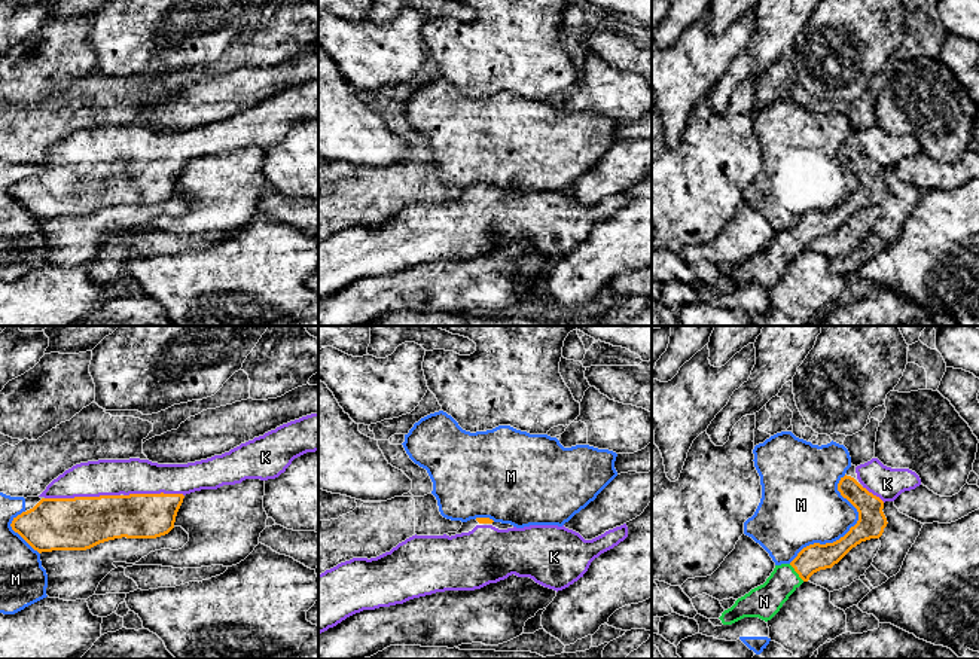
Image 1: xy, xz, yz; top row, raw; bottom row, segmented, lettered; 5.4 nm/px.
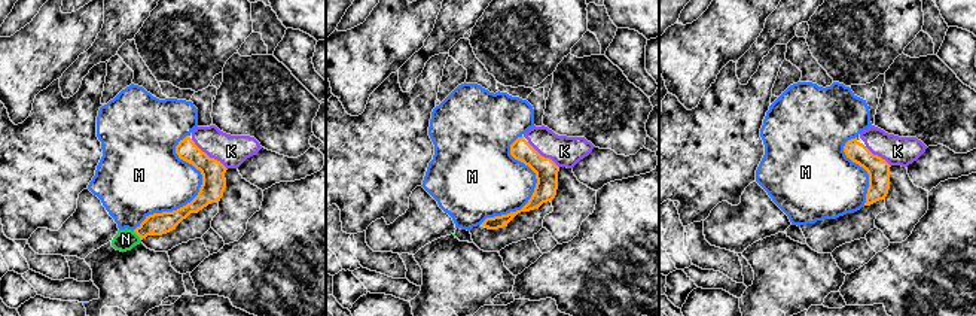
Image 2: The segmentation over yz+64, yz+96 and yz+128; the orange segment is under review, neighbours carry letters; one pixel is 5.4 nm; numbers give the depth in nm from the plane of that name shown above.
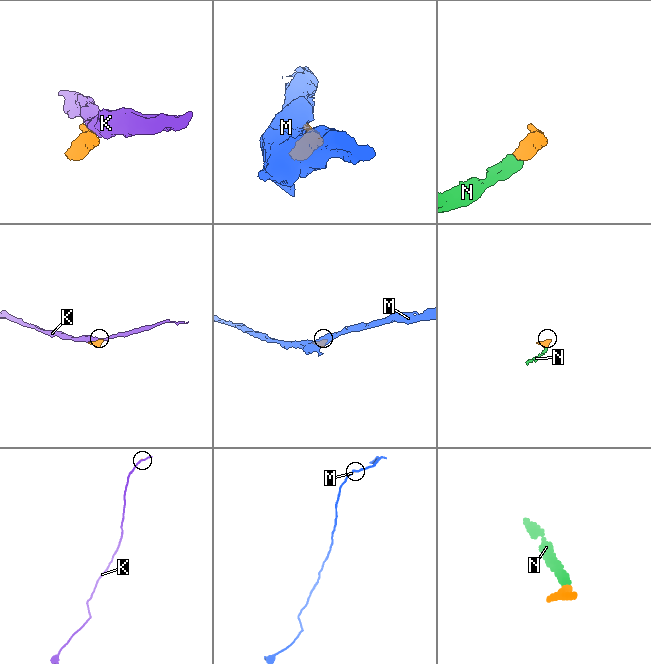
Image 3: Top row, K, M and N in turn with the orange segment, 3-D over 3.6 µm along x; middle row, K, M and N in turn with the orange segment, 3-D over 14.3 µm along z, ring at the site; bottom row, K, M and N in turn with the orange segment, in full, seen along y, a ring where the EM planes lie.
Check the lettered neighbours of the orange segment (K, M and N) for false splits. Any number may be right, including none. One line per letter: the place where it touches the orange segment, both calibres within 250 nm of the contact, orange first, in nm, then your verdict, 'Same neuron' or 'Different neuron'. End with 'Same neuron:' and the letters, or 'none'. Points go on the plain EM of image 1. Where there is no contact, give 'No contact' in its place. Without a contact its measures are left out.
K: Touches orange at xy (82, 164). Thickness 280 nm (orange) against 190 nm. Same neuron
M: Touches orange at yz (847, 200). Thickness 150 nm (orange) against 380 nm. Different neuron
N: Touches orange at yz (796, 238). Thickness 150 nm (orange) against 180 nm. Same neuron
Same neuron: K, N

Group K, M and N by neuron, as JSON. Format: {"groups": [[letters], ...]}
{"groups": [["K", "N"], ["M"]]}

